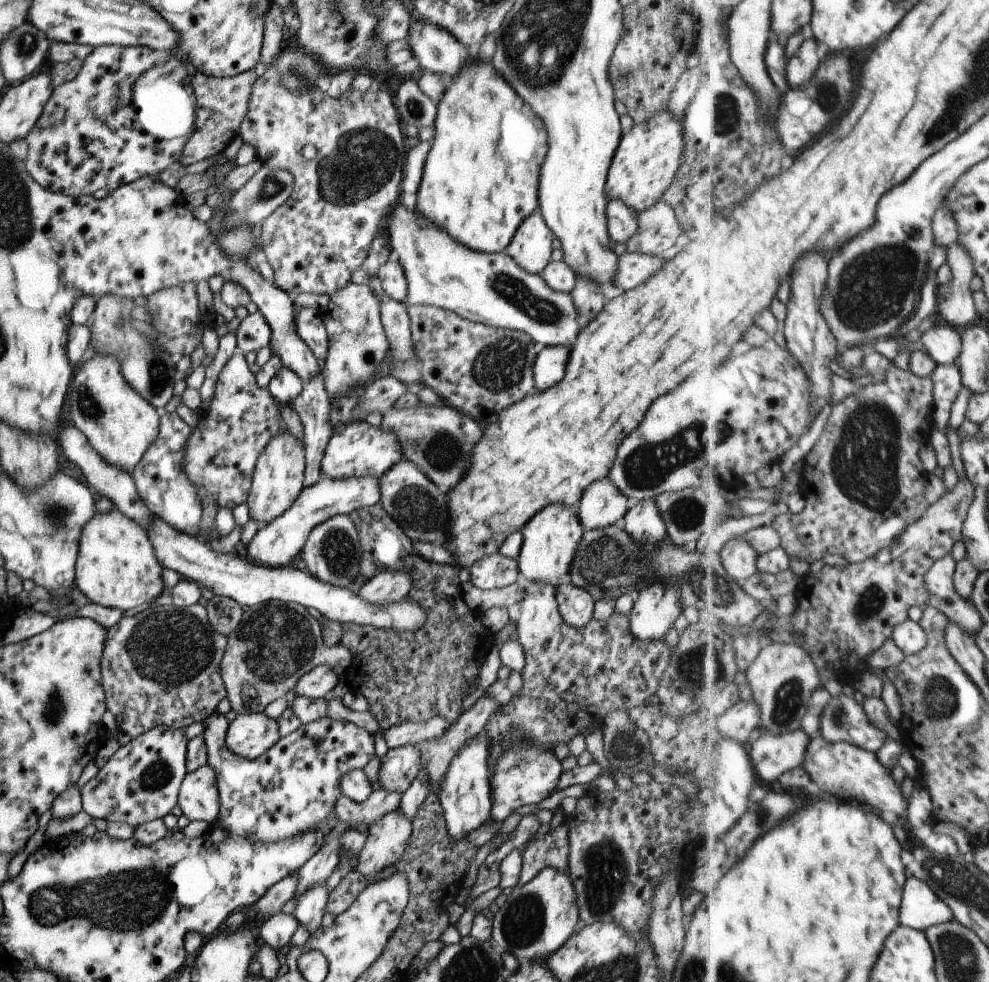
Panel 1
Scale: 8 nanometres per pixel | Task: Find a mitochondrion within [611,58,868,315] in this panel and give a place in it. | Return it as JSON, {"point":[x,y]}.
{"point":[836,86]}

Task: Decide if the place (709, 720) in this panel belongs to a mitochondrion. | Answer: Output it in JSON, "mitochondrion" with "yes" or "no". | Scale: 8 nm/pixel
{"mitochondrion":"no"}

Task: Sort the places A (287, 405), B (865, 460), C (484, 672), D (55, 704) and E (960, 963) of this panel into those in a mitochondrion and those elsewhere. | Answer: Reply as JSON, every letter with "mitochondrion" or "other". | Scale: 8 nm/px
{"A":"other","B":"mitochondrion","C":"other","D":"mitochondrion","E":"mitochondrion"}

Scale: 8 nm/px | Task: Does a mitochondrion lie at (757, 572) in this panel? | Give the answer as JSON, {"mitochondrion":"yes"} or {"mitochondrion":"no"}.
{"mitochondrion":"no"}

